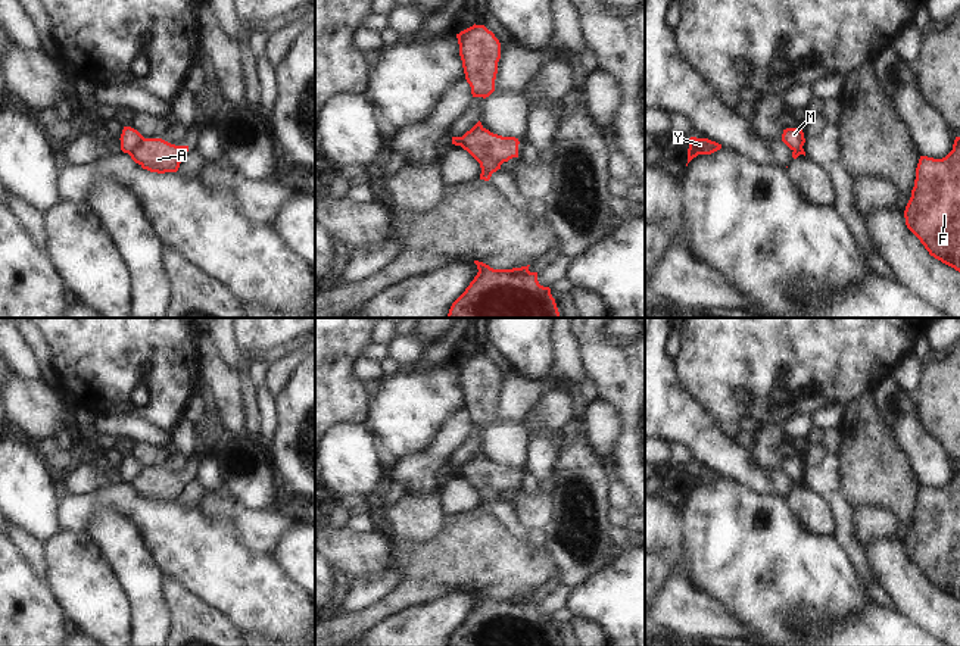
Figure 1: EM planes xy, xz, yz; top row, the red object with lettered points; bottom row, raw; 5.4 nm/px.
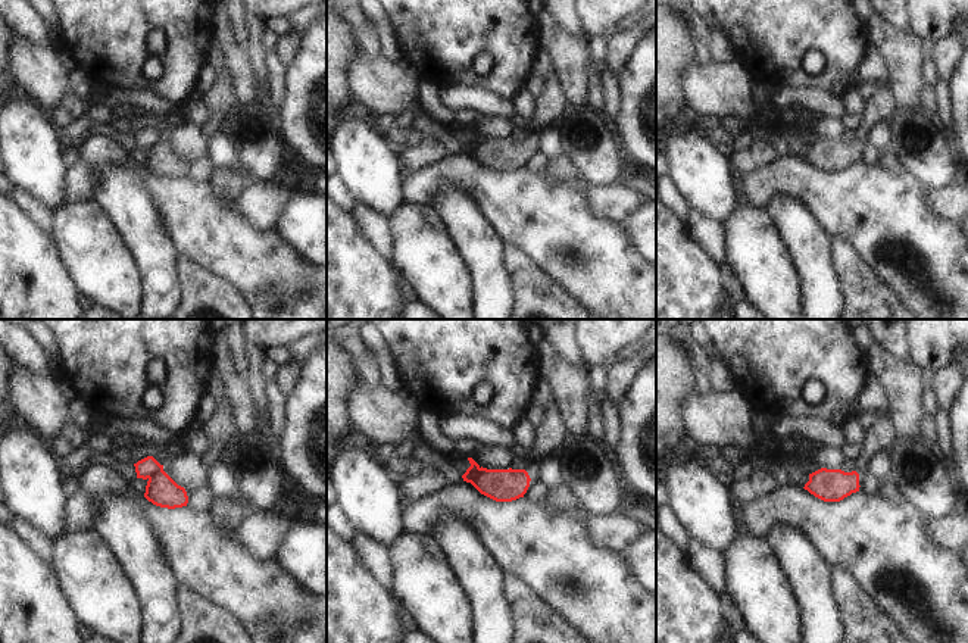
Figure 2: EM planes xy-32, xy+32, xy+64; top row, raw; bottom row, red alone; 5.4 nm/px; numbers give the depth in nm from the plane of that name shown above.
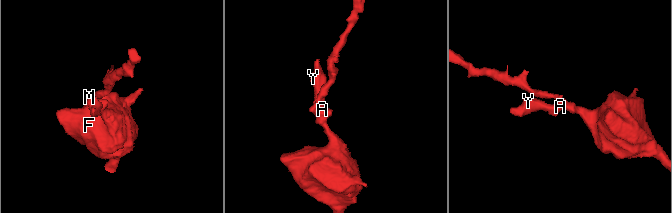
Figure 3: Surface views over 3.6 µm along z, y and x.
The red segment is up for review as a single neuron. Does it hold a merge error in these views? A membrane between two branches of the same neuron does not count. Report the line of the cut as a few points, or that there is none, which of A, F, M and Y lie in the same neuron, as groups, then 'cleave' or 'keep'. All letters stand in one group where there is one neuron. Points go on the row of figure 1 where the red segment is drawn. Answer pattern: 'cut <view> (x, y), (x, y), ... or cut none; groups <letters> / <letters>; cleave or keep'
cut xy (143, 137), (128, 153); groups A F Y / M; cleave

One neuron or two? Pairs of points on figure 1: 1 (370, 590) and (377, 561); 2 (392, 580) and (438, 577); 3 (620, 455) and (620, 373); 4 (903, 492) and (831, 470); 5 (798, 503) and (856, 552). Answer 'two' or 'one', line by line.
1: two
2: two
3: one
4: two
5: two

